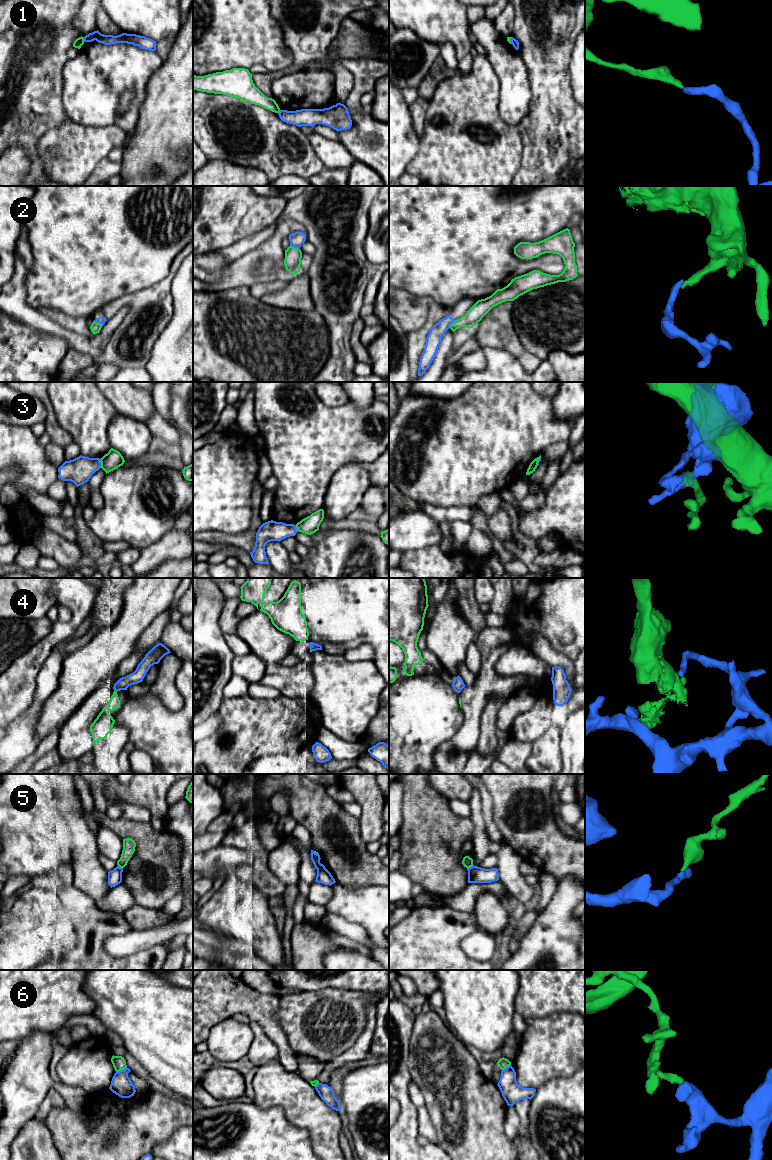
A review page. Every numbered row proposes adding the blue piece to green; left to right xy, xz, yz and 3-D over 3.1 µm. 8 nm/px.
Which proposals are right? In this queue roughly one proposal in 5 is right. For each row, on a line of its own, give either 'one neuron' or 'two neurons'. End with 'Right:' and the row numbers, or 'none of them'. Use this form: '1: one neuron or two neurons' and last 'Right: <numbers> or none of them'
1: two neurons
2: two neurons
3: two neurons
4: two neurons
5: two neurons
6: two neurons
Right: none of them

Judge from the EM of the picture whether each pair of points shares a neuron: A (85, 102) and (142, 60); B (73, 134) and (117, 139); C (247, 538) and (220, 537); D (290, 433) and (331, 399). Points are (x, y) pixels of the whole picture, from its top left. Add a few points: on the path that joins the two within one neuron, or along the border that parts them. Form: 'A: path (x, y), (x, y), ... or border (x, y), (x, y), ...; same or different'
A: path (100, 94), (112, 94), (114, 88), (127, 75); same
B: path (84, 139), (106, 139); same
C: path (240, 539), (227, 539); same
D: border (315, 392), (330, 406), (341, 406), (348, 402); different

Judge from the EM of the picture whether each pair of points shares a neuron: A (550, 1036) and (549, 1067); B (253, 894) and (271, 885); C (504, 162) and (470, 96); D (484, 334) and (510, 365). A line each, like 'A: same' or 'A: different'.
A: same
B: different
C: same
D: different

